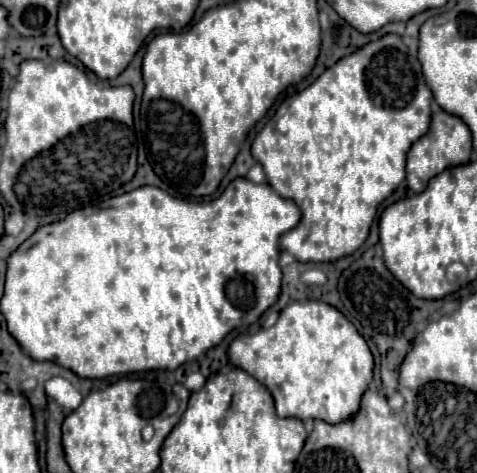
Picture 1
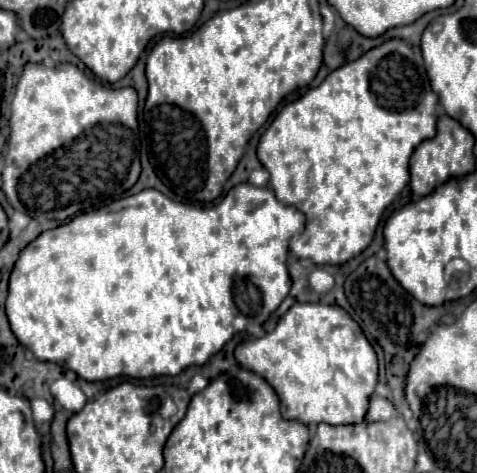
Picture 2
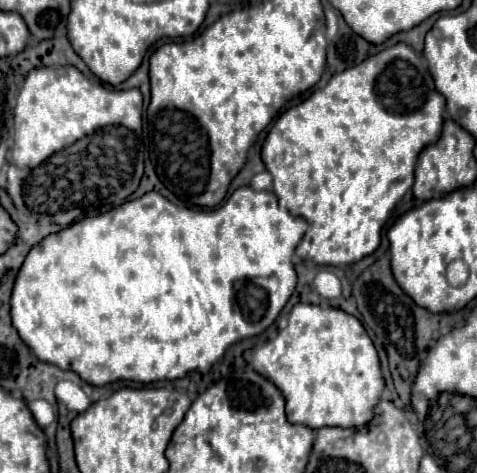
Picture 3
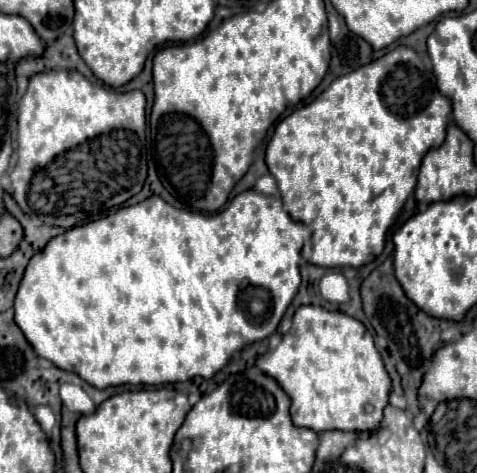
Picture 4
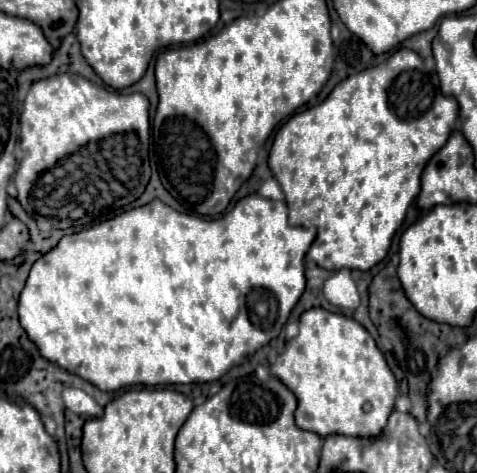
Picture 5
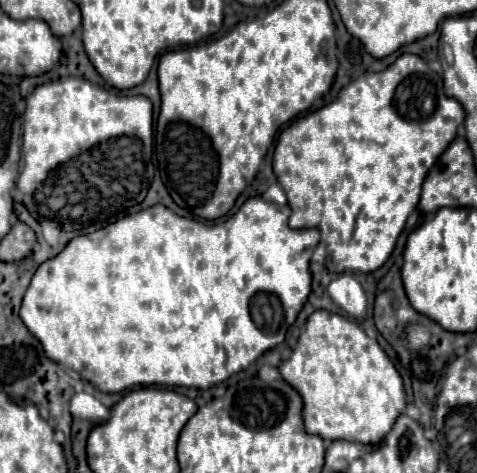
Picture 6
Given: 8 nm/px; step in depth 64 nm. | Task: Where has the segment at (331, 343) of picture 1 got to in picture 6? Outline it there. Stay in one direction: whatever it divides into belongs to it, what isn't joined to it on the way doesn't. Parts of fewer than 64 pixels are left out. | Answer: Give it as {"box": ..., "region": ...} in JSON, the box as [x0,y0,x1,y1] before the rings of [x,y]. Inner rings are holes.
{"box":[280,310,406,444],"region":[[[316,310],[308,318],[306,332],[300,336],[292,356],[280,366],[280,374],[284,380],[288,380],[288,384],[292,384],[300,392],[304,400],[302,418],[306,424],[306,432],[316,434],[326,442],[348,440],[360,444],[380,444],[392,430],[396,418],[404,414],[406,408],[402,376],[394,368],[386,352],[374,338],[366,336],[358,322],[334,312]]]}

